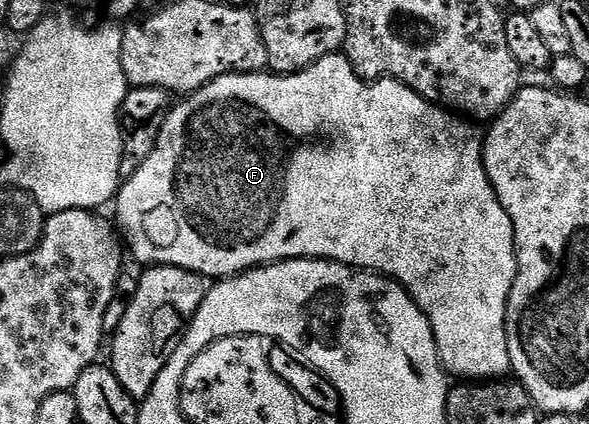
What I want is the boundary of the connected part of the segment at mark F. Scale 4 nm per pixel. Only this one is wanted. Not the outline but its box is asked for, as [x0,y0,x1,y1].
[115,51,517,379]

